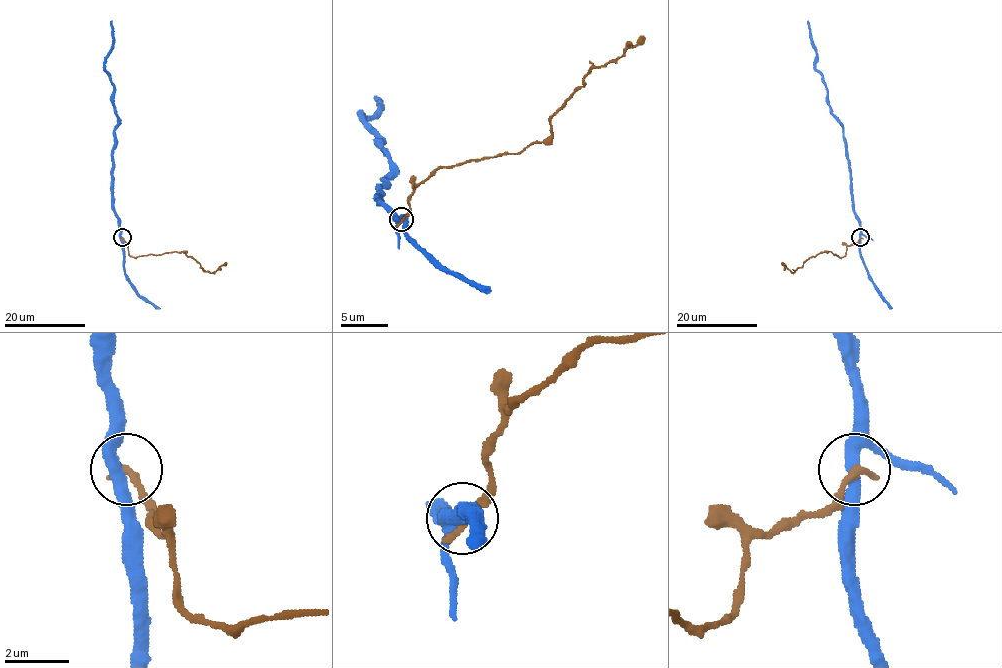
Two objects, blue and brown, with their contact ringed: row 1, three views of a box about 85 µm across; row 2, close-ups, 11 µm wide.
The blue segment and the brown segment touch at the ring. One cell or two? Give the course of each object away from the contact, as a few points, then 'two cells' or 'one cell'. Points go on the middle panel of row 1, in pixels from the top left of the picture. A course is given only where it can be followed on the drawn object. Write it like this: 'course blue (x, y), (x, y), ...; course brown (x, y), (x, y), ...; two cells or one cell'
course blue (401, 219), (379, 202), (391, 160), (361, 115), (368, 117), (379, 106), (375, 96); course brown (401, 219), (412, 190), (441, 167), (520, 153), (544, 141), (551, 117), (593, 68), (645, 38); two cells

